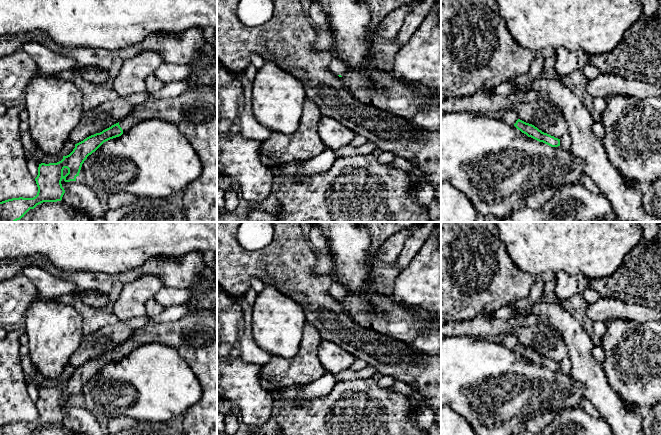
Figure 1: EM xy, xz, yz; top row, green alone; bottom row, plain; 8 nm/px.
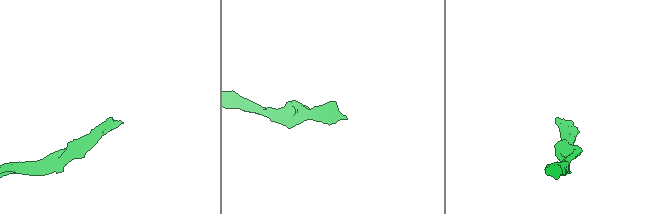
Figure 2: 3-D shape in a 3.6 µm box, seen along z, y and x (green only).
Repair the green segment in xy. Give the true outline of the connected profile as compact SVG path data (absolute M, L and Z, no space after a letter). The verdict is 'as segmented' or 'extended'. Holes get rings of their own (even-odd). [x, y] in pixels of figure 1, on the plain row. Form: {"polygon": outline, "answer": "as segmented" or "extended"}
{"polygon": "M216 308L204 309L199 312L191 313L174 322L148 324L145 327L139 328L134 331L132 336L127 341L123 342L118 347L75 368L75 372L73 373L73 375L69 379L63 380L63 383L61 385L57 387L39 388L38 399L35 402L38 411L37 419L33 422L19 421L2 425L0 426L0 435L29 435L30 433L34 433L37 429L43 426L61 425L65 417L61 405L76 405L76 401L79 400L82 388L89 379L95 376L104 366L121 360L138 346L149 343L167 345L175 349L178 349L181 346L201 346L208 342L211 342L216 335Z", "answer": "extended"}

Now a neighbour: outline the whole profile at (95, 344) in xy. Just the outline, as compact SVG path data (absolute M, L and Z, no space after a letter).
M118 322L84 335L68 365L77 368L91 359L102 356L127 341L134 331L125 322Z

